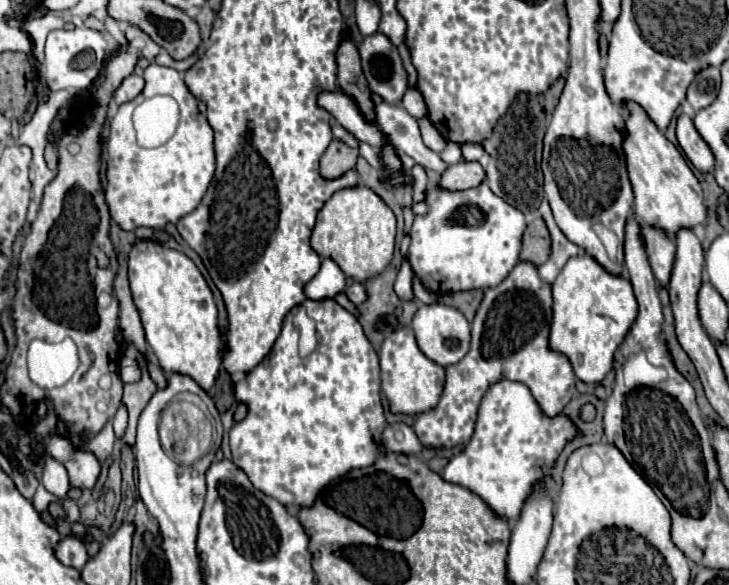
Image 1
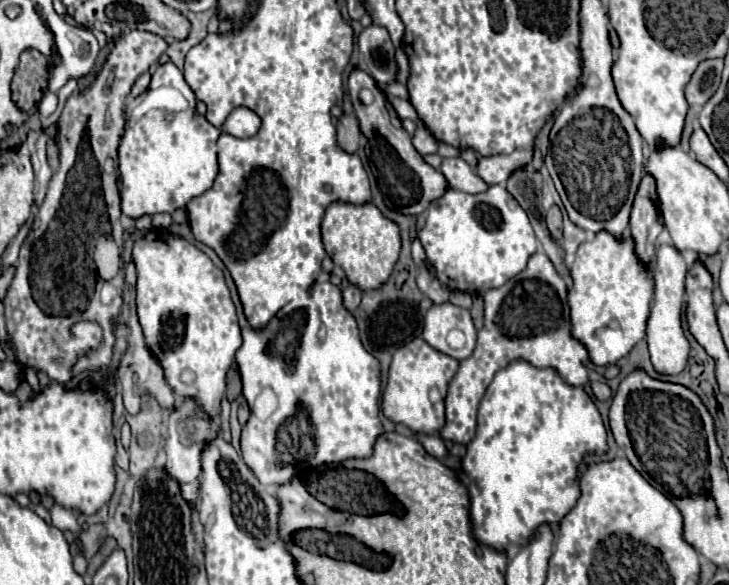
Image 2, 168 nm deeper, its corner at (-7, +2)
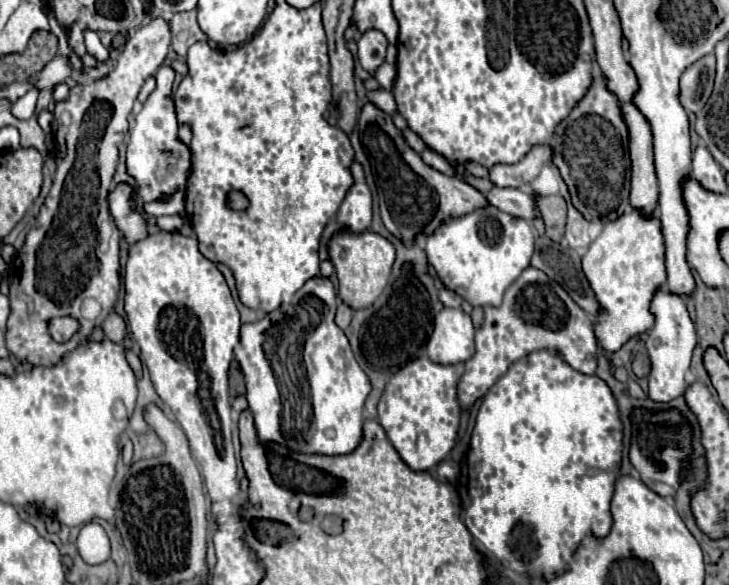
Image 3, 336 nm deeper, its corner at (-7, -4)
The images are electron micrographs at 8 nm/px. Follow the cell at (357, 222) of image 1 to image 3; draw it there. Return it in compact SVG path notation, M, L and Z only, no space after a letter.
M372 231L360 233L360 235L352 235L352 233L338 233L328 241L328 253L330 253L330 261L334 263L336 275L338 275L338 295L340 299L350 307L350 309L364 309L370 307L380 293L384 291L390 271L392 271L392 263L396 257L394 245L384 239L382 235L376 235Z

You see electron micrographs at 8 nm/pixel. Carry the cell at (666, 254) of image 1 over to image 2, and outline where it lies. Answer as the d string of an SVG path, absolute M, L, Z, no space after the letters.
M660 245L656 251L656 263L654 263L654 283L656 283L654 295L656 297L654 297L650 319L646 325L648 327L648 349L650 349L650 357L658 373L676 375L686 367L686 361L688 361L690 345L684 337L682 321L680 321L682 299L684 299L684 277L686 277L686 263L684 263L682 253L672 245Z

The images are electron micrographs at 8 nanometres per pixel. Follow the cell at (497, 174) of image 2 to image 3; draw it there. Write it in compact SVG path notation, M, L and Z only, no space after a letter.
M536 145L514 165L494 165L490 169L490 179L496 187L520 187L534 181L540 169L548 163L552 163L552 145Z

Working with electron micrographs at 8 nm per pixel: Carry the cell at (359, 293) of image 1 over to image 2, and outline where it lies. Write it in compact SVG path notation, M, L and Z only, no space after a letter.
M348 285L348 287L342 291L342 297L344 297L346 309L348 309L348 311L354 311L354 309L360 305L362 291L360 291L356 285Z

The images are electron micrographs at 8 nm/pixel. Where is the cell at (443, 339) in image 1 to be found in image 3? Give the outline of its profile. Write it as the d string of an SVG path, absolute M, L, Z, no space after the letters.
M444 307L434 319L434 333L426 345L428 359L438 365L464 363L474 355L474 325L462 309Z

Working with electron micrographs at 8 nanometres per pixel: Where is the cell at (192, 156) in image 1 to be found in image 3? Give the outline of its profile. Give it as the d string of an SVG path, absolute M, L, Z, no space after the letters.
M162 65L156 71L156 89L154 95L144 103L144 109L134 117L130 127L130 143L126 153L128 173L138 183L138 193L144 203L156 201L160 195L170 195L176 189L186 189L186 179L190 173L190 149L178 141L178 121L174 115L174 105L170 99L174 69L170 65Z

